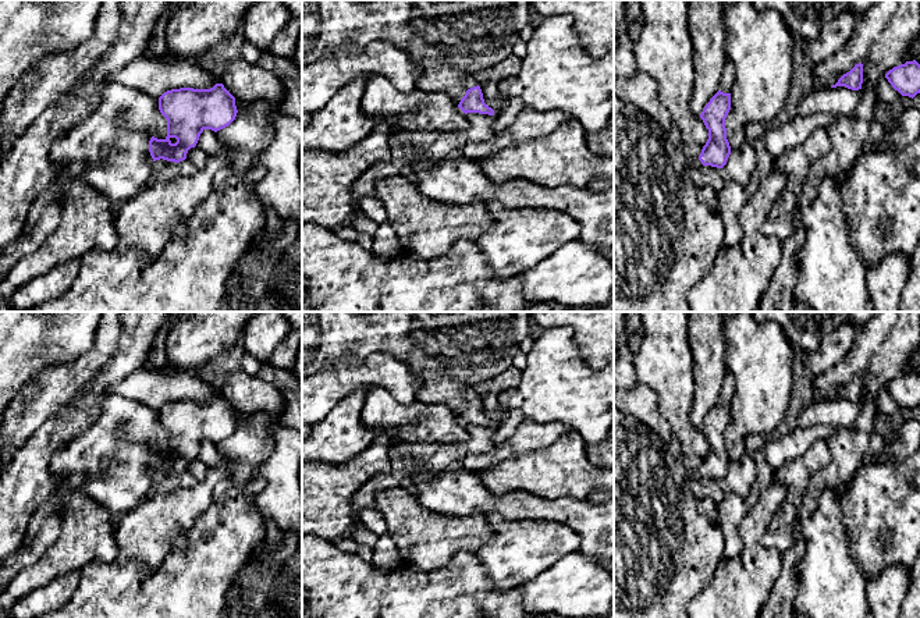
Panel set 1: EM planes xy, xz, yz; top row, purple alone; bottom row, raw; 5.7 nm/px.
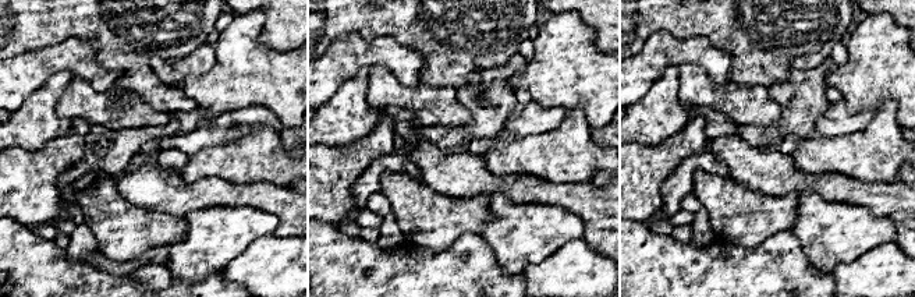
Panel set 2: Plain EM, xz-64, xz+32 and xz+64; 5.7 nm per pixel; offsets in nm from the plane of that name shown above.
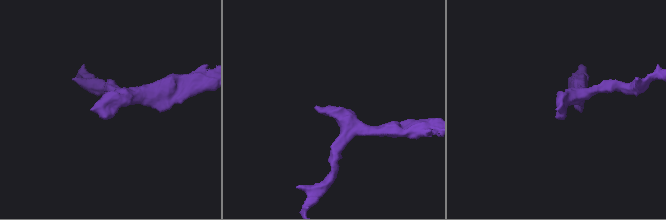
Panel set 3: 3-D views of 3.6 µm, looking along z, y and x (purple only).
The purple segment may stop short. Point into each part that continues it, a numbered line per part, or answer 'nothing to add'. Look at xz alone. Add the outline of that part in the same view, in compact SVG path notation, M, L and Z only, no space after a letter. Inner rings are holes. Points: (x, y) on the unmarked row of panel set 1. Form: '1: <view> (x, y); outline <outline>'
1: xz (448, 352); outline M302 312L302 379L340 360L366 359L383 352L404 362L419 380L416 401L462 411L468 401L477 398L475 384L491 380L512 366L514 356L529 335L530 322L532 312Z

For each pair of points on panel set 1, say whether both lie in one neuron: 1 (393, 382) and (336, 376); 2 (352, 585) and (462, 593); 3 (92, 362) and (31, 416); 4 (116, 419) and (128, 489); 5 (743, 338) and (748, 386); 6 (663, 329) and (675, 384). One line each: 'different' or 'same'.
1: same
2: same
3: same
4: same
5: same
6: same

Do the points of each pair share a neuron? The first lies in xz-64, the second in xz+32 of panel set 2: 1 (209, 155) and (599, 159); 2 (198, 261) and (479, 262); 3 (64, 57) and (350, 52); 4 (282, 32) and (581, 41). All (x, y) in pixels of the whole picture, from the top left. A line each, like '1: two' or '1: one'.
1: one
2: two
3: one
4: two

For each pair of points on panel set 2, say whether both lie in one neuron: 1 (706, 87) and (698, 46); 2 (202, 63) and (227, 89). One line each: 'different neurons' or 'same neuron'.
1: different neurons
2: different neurons

